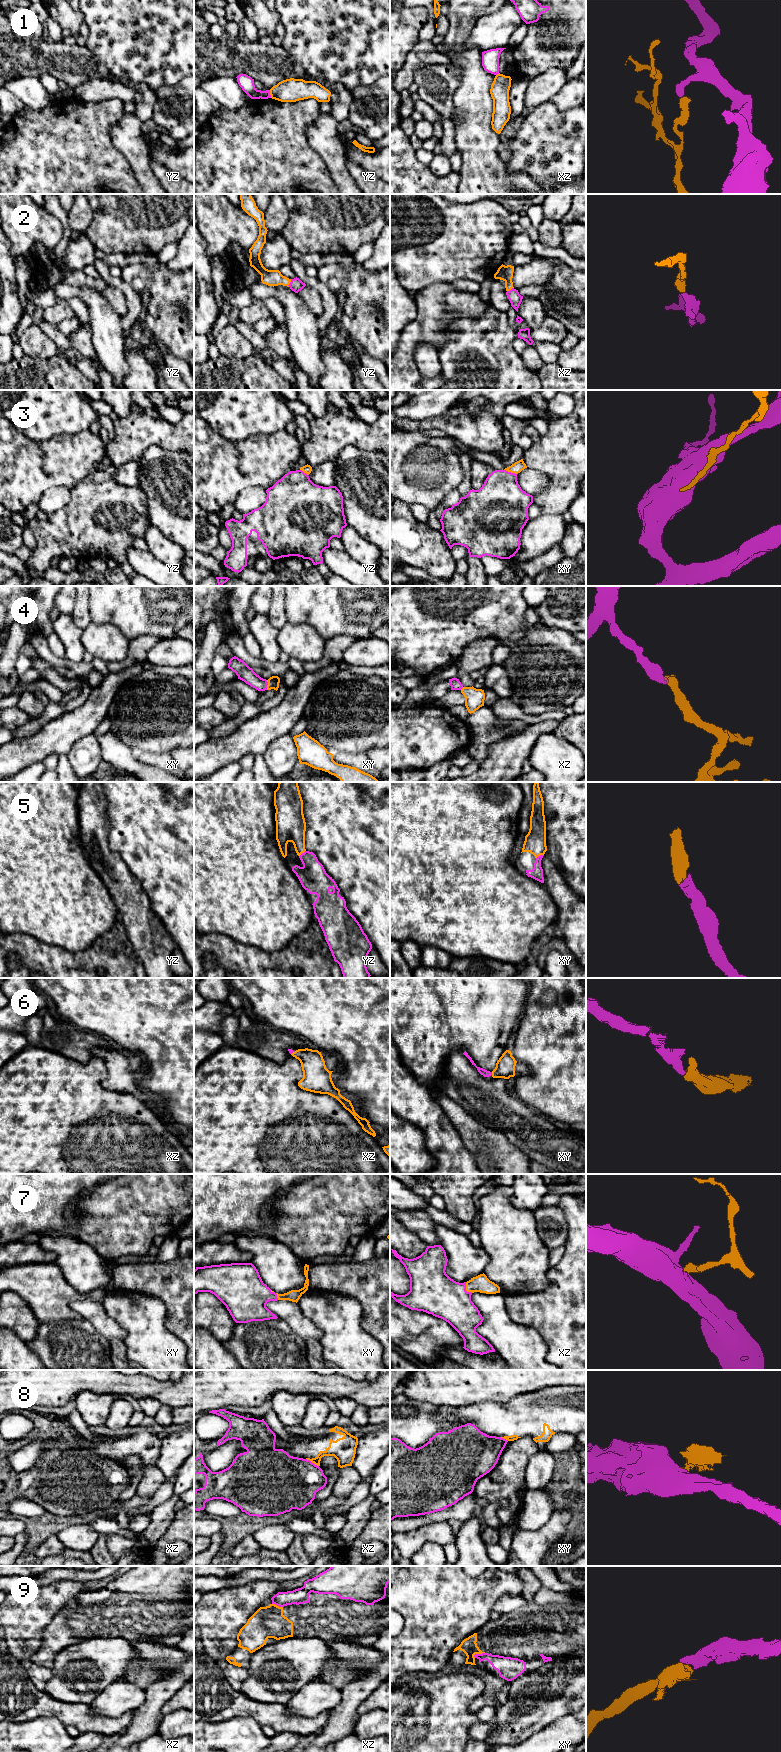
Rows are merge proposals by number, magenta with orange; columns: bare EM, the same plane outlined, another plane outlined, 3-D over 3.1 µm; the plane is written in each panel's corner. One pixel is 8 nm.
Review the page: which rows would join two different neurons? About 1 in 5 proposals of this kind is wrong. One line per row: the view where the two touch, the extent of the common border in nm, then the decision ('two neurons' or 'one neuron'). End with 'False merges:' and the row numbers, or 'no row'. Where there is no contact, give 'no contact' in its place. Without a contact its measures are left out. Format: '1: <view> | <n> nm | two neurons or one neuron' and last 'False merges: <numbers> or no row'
1: yz | 70 nm | one neuron
2: yz | 70 nm | one neuron
3: xy | 110 nm | two neurons
4: xy | 80 nm | one neuron
5: xy | 70 nm | one neuron
6: xy | 30 nm | one neuron
7: xz | 110 nm | one neuron
8: xz | 120 nm | two neurons
9: xy | 100 nm | one neuron
False merges: 3, 8

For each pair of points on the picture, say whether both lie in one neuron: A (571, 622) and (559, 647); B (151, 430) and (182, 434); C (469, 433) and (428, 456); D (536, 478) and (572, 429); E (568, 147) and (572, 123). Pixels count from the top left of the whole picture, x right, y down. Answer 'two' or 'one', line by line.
A: two
B: one
C: two
D: two
E: one

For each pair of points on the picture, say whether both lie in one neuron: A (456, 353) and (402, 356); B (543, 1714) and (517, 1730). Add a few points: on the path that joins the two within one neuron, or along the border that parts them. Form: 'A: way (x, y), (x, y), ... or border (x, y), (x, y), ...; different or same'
A: border (448, 328), (451, 334), (437, 349); different
B: way (537, 1719), (523, 1724); same

